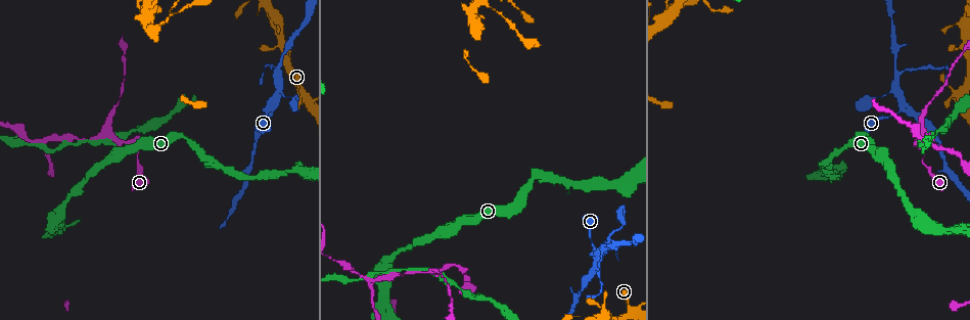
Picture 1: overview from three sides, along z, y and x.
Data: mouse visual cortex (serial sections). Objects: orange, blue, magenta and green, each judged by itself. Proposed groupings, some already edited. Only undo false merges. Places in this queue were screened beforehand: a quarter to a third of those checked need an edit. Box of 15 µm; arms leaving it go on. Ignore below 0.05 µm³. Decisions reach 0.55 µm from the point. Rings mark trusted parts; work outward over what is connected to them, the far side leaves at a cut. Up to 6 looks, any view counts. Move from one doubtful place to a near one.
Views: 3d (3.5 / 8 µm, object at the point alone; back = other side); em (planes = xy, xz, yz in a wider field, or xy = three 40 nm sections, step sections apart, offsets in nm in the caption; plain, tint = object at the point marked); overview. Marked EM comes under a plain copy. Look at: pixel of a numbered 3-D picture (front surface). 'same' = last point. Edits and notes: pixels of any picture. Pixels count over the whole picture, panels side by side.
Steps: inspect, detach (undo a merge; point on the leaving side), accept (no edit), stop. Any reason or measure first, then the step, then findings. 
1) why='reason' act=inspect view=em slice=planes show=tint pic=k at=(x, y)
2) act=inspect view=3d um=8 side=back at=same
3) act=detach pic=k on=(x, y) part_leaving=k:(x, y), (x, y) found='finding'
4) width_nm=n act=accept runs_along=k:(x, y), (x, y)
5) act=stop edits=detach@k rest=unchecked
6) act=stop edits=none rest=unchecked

why='thin arm on a thick one' act=inspect view=3d um=8 pic=1 at=(279, 75)

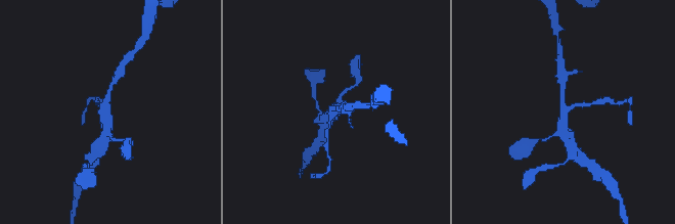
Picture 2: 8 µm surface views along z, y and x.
why='closer look' act=inspect view=3d um=3.5 pic=2 at=(335, 111)

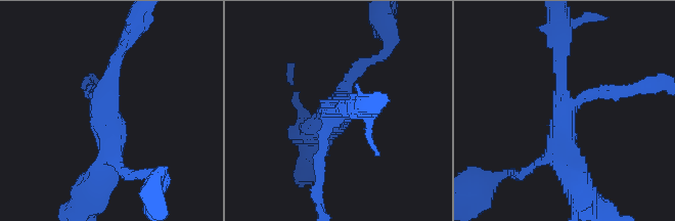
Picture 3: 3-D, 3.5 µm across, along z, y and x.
arms=3 arm_widths_nm=150,200,350 act=inspect view=em slice=xy step=2 show=tint pic=3 at=(105, 103)

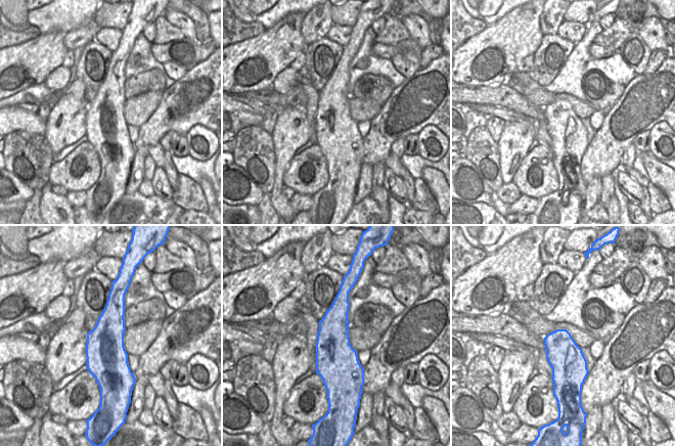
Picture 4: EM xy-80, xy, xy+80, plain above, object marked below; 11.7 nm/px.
act=detach pic=3 on=(320, 173) part_leaving=3:(325, 132), (316, 186), (322, 213) found='two cells meet here'

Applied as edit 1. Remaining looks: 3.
act=inspect view=overview

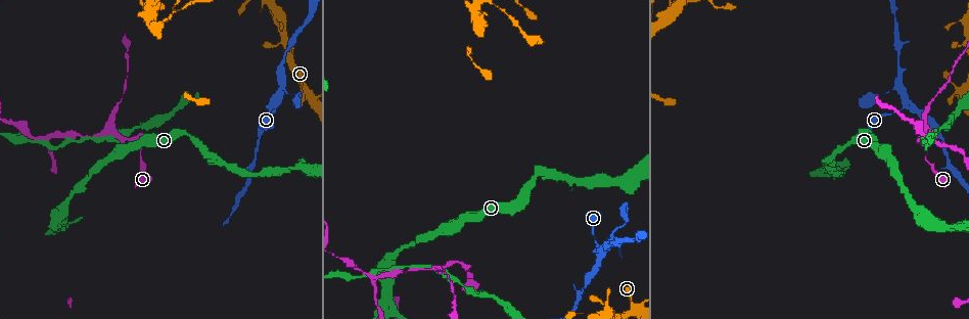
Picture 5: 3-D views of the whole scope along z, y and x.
why='a fork' act=inspect view=3d um=3.5 pic=5 at=(963, 91)

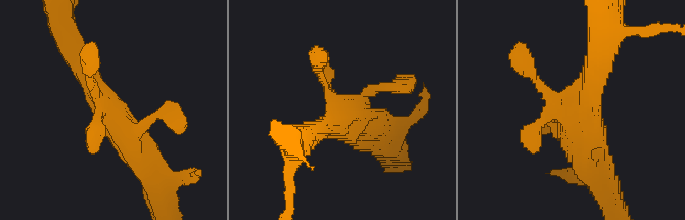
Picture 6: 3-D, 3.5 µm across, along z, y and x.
act=inspect view=em slice=xy step=1 show=tint pic=6 at=(566, 106)

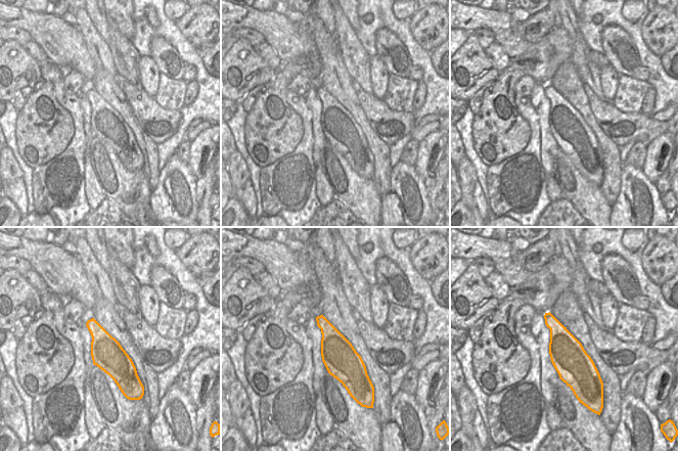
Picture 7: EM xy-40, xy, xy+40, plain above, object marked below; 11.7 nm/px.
act=accept runs_along=6:(319, 59), (338, 117), (307, 135) found='one cell here'

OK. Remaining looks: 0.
act=stop edits=detach@3 rest=unchecked

